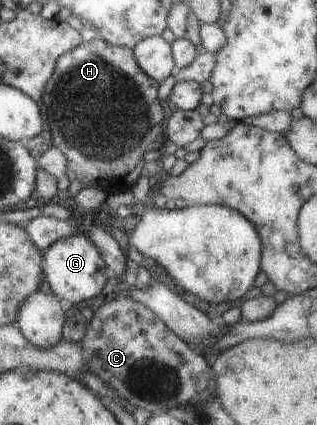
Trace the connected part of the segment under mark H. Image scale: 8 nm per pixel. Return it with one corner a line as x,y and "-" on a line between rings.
91,40
89,42
83,42
81,45
78,45
75,49
64,53
58,57
56,61
56,67
50,81
46,83
44,87
44,97
42,97
42,113
48,121
48,127
50,127
50,135
52,135
52,145
54,148
57,148
63,155
68,159
68,171
66,175
70,182
74,179
80,179
80,181
86,181
89,187
96,187
106,191
107,195
111,194
120,194
121,192
127,192
132,189
132,187
137,183
137,180
142,176
142,169
144,164
144,153
146,151
153,150
163,150
167,144
167,140
164,137
163,122
164,119
164,107
162,107
161,99
158,98
158,89
160,84
152,77
149,77
144,73
142,69
136,63
136,59
133,55
133,50
126,47
118,47
111,44
108,44
103,40

